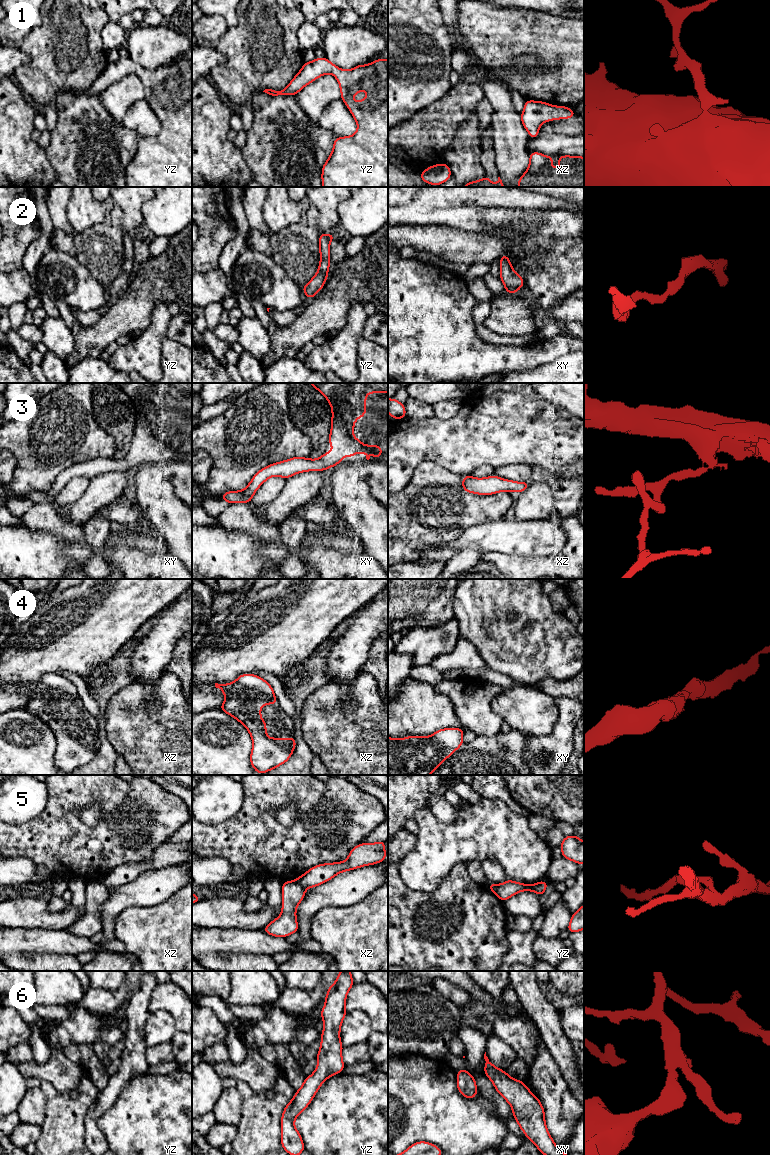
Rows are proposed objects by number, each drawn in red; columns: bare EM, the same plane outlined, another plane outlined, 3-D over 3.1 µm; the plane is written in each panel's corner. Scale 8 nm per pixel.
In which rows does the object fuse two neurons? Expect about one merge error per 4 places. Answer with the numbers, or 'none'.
5

